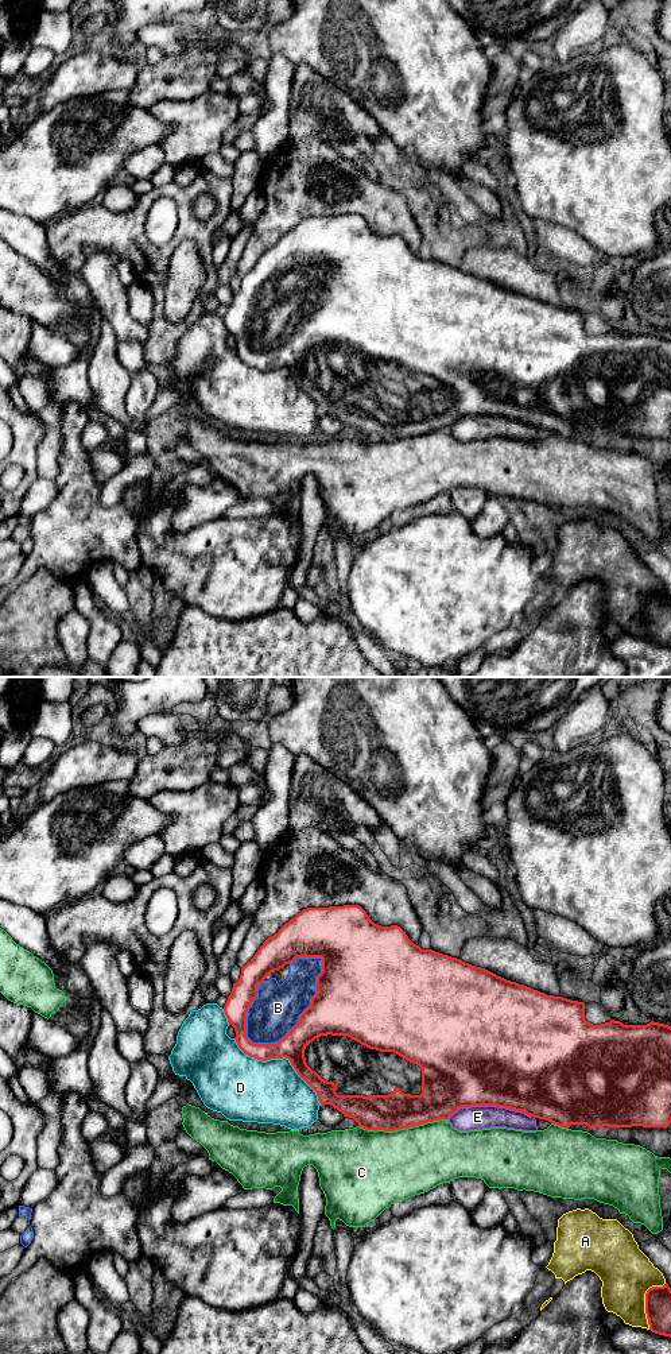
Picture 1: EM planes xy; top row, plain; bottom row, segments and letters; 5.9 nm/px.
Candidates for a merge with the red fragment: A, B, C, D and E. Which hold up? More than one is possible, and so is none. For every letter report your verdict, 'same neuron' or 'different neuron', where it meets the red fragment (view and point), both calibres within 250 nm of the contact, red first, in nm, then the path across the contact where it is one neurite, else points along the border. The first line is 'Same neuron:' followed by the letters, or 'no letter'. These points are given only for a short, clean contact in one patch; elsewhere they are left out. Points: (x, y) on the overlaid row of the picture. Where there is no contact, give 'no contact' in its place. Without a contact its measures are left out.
Same neuron: B
A: different neuron | xy (646, 1300) | 160/320 nm
B: same neuron | xy (303, 1012) | 360/280 nm
C: different neuron | xy (403, 1128) | 220/420 nm
D: different neuron | xy (282, 1057) | 150/380 nm
E: different neuron | xy (489, 1105) | 500/140 nm

